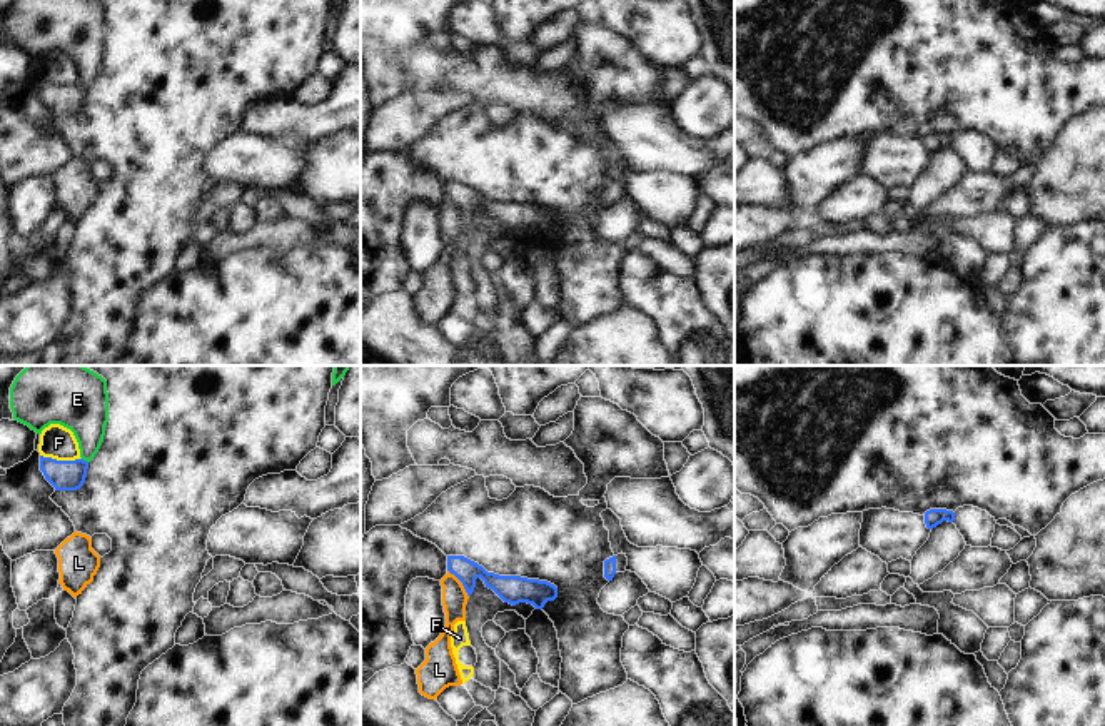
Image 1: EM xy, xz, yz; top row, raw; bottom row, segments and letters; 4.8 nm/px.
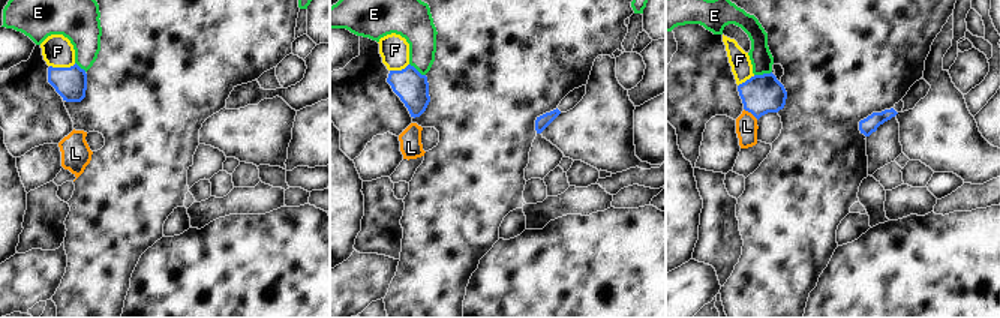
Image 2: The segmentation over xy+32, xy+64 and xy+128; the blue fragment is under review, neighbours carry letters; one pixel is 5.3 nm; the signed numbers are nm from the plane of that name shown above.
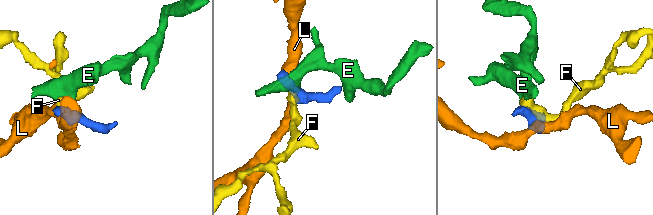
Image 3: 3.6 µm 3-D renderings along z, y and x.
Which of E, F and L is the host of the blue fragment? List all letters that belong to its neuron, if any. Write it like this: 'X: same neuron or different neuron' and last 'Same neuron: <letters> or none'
E: different neuron
F: different neuron
L: different neuron
Same neuron: none

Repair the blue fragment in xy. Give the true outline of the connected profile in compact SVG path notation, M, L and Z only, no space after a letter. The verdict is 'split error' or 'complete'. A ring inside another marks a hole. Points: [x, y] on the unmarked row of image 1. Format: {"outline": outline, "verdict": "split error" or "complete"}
{"outline": "M40 82L40 97L55 117L77 117L83 112L88 88L83 85L57 87Z", "verdict": "complete"}

